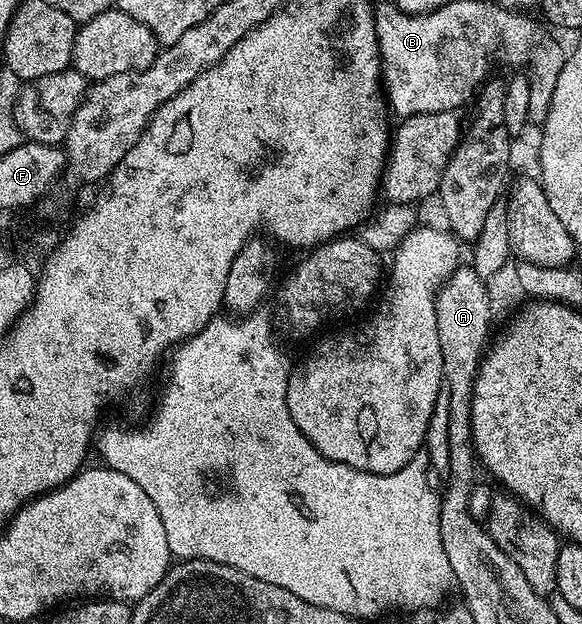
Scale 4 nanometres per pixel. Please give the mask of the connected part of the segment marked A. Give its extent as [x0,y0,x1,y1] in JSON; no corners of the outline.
[436,264,494,412]

